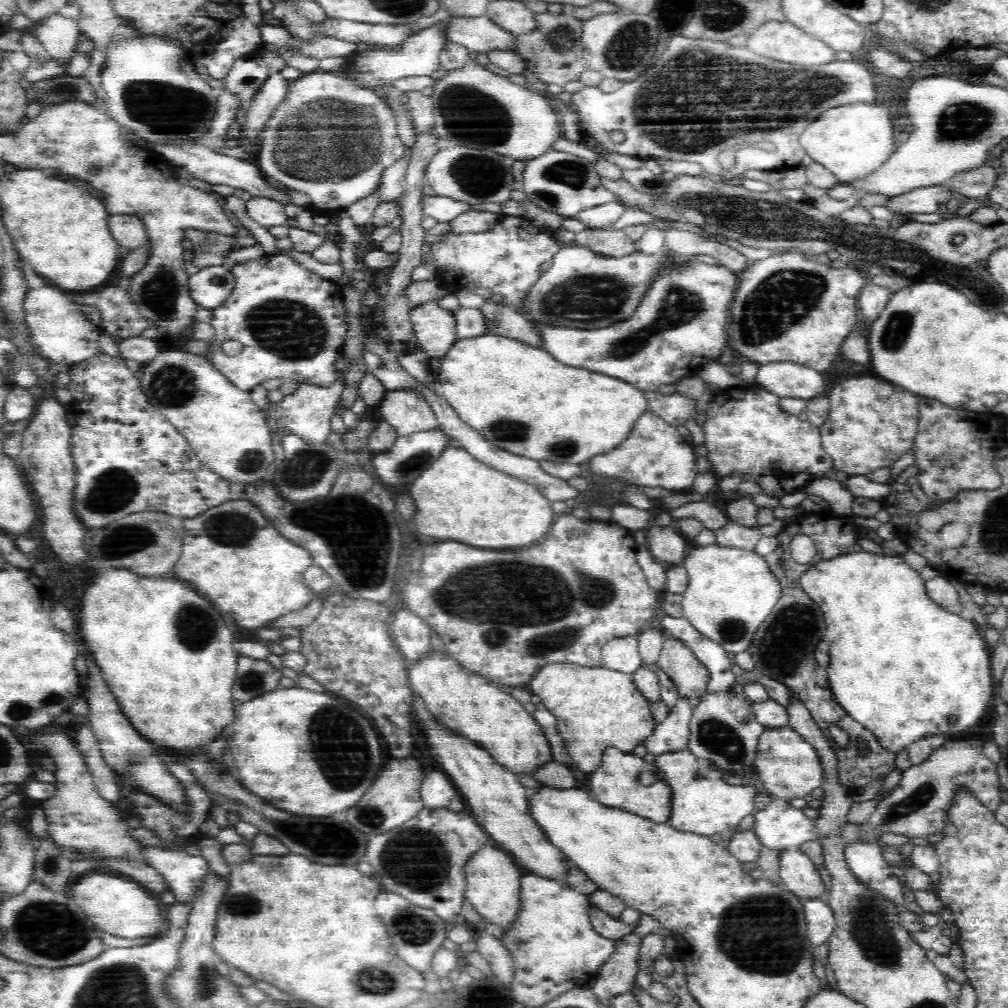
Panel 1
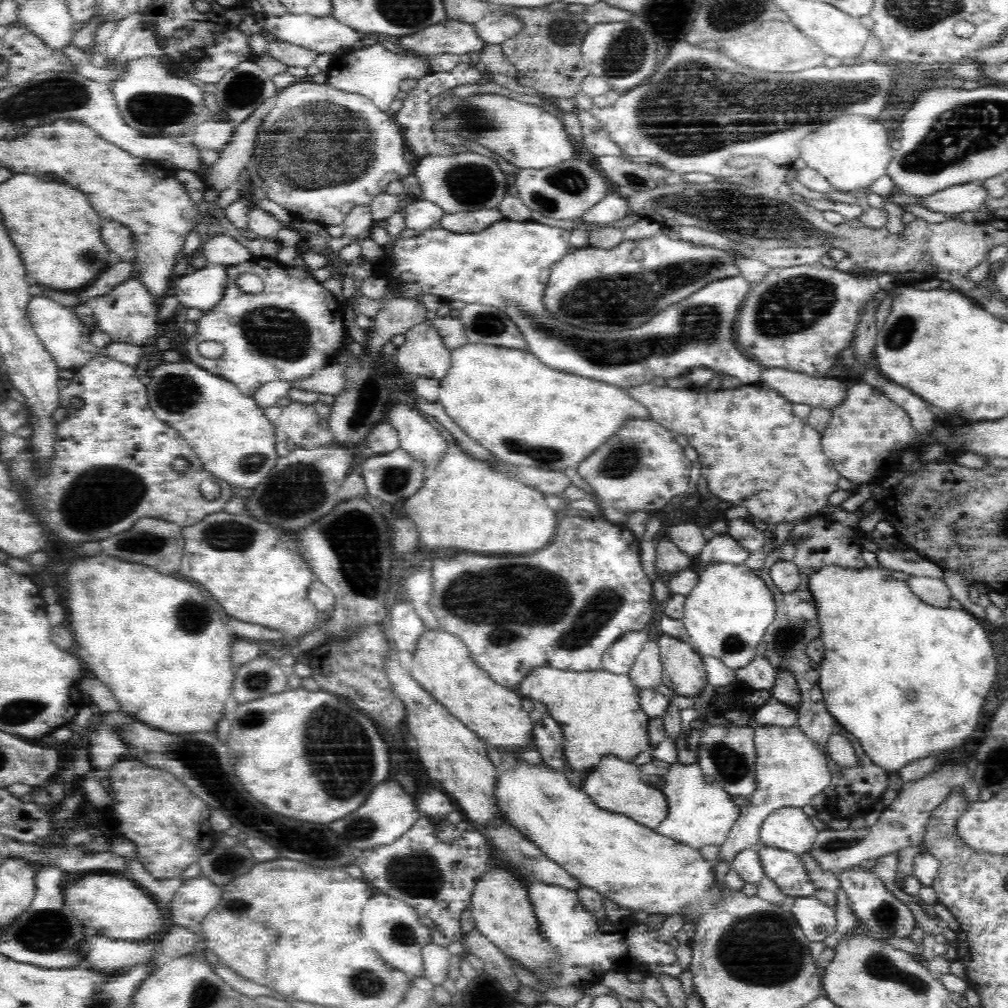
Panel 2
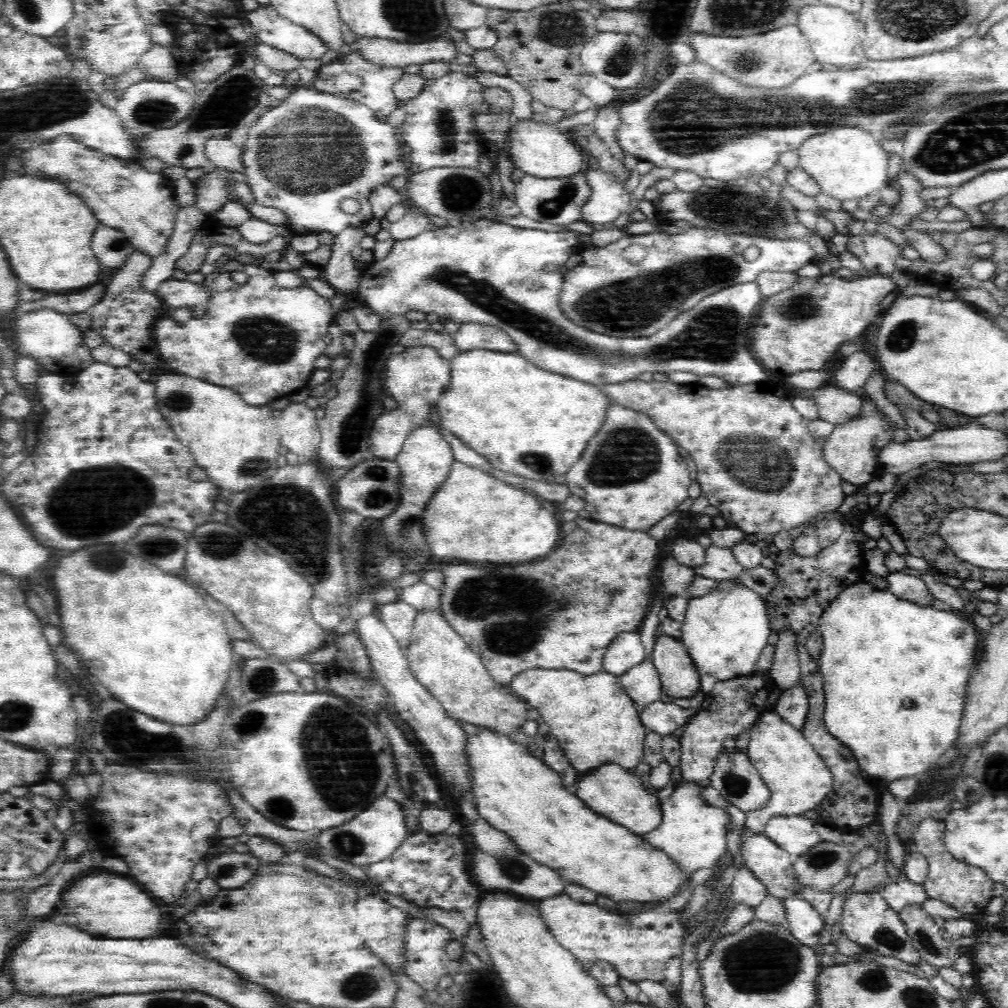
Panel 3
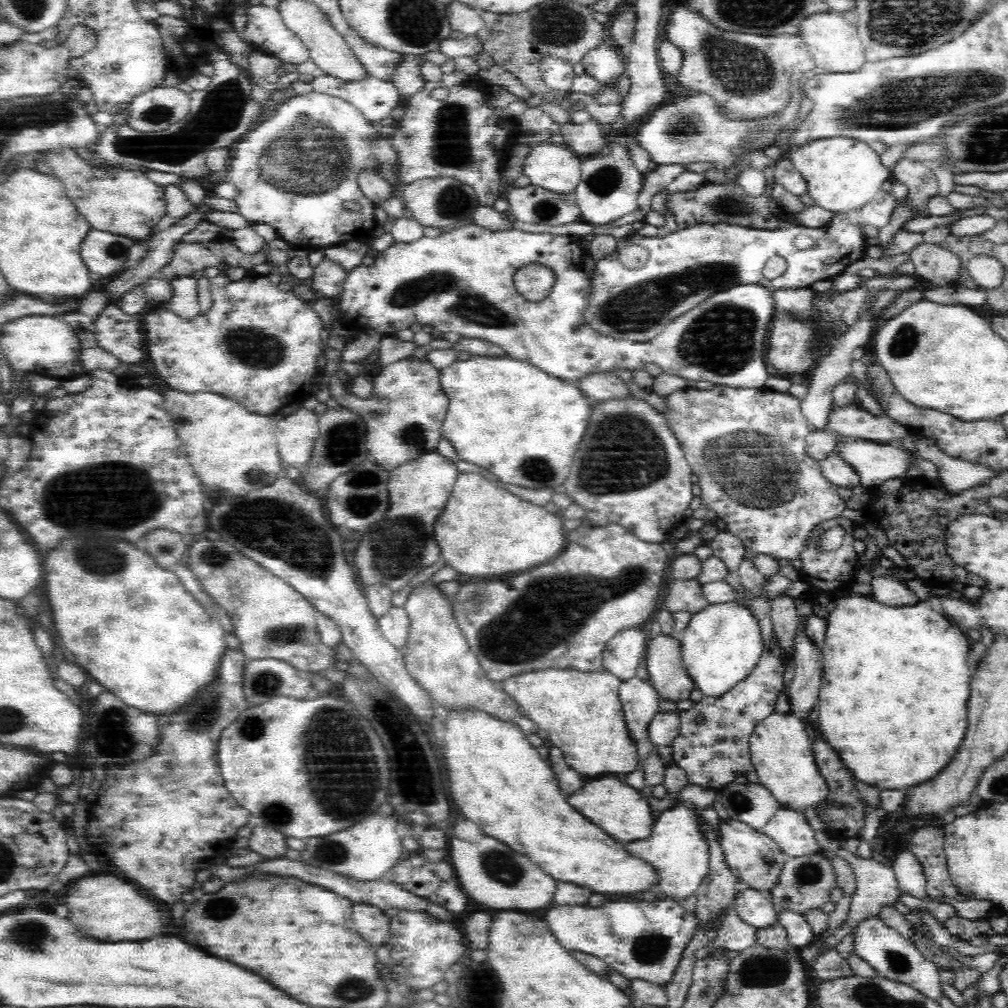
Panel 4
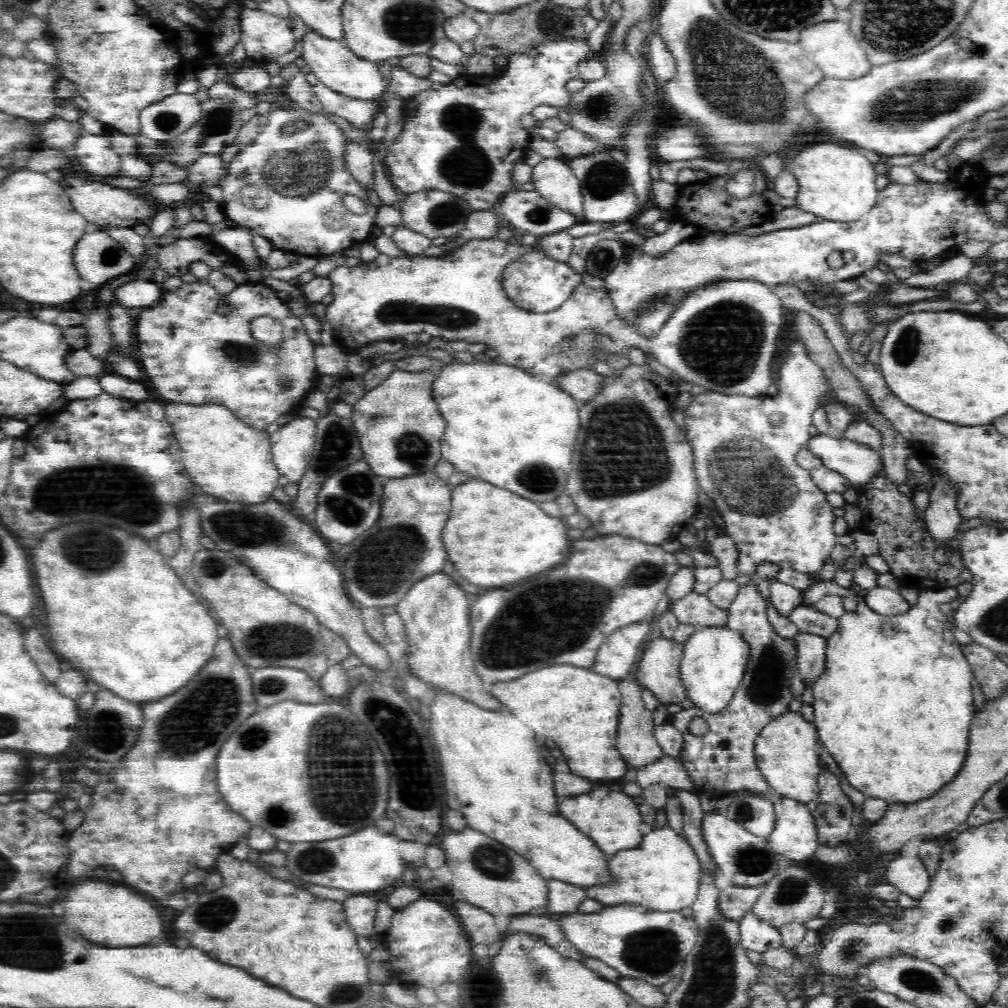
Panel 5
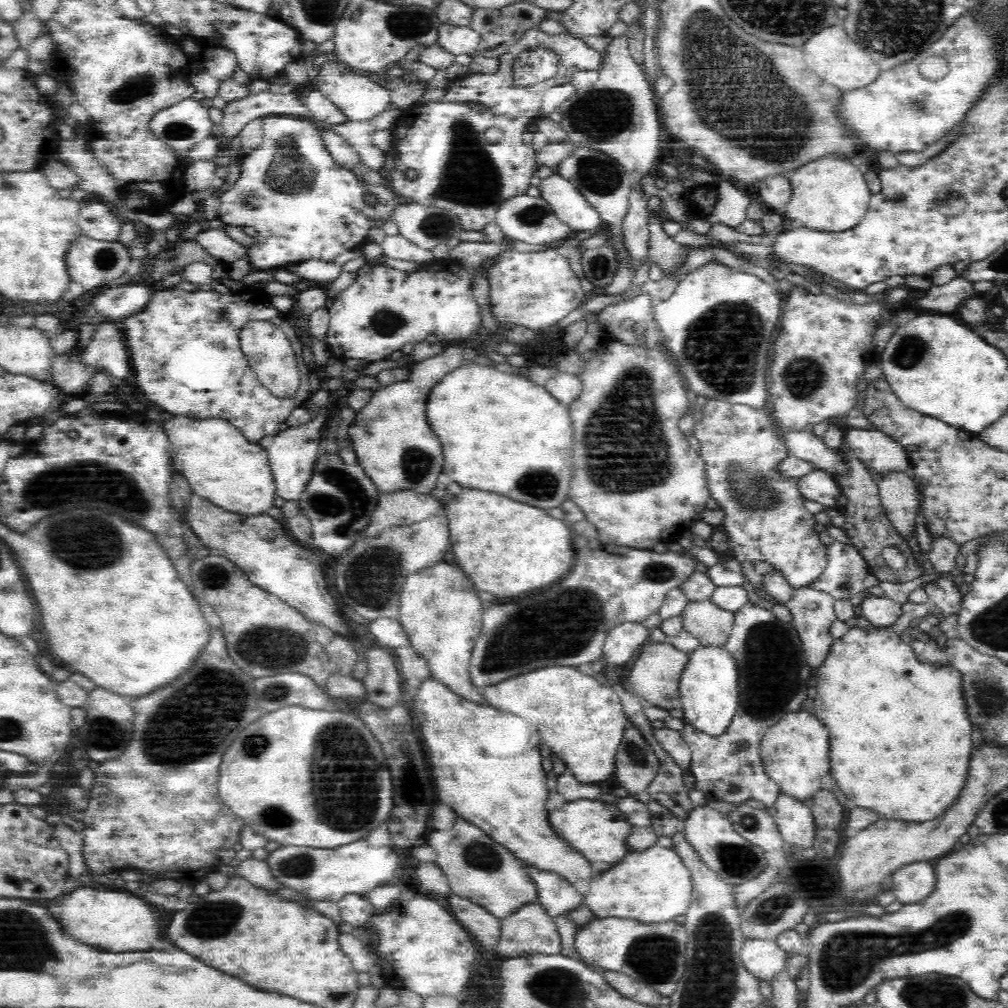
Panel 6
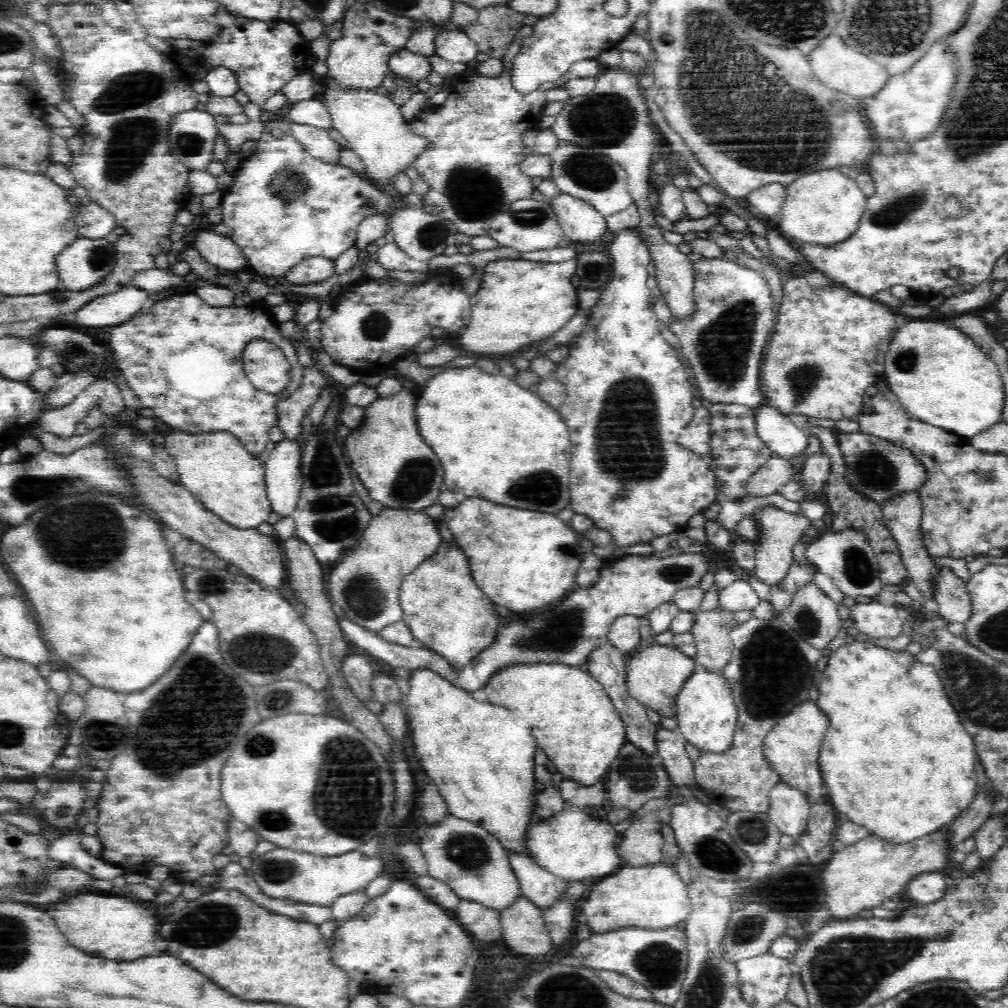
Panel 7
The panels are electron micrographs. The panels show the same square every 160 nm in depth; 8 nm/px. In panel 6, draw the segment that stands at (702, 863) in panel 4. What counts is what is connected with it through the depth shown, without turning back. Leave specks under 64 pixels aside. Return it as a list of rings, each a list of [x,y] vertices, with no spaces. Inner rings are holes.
[[[656,844],[642,853],[627,855],[624,860],[613,864],[610,869],[592,878],[582,903],[592,911],[595,918],[618,916],[634,918],[644,923],[660,923],[685,915],[690,908],[692,894],[693,880],[682,858],[675,850],[662,848]]]

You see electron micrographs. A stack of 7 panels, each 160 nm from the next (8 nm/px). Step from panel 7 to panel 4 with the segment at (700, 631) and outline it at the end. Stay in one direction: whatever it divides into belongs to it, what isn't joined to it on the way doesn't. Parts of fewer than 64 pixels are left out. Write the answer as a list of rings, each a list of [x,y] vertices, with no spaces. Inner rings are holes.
[[[697,579],[676,580],[670,584],[668,598],[661,608],[674,612],[689,612],[691,615],[699,609],[706,608],[709,600],[703,596],[702,585]]]

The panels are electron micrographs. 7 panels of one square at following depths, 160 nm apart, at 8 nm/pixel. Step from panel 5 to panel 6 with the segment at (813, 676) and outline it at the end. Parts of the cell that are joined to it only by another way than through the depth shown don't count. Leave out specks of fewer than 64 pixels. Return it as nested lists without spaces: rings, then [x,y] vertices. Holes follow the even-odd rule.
[[[803,587],[796,589],[794,596],[783,604],[791,612],[792,626],[802,641],[802,651],[806,653],[807,663],[814,670],[825,661],[835,641],[835,638],[830,634],[830,626],[837,619],[836,613],[834,613],[834,602],[835,598],[832,598],[826,592]]]

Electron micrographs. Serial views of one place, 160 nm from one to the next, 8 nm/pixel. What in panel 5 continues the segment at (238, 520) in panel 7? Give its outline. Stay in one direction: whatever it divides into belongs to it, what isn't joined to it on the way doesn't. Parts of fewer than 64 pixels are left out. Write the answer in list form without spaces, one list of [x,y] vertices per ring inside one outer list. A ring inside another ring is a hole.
[[[166,402],[166,420],[174,430],[174,438],[181,451],[181,459],[189,477],[194,482],[200,495],[212,495],[228,502],[244,504],[260,504],[268,500],[274,488],[278,485],[280,473],[273,463],[270,434],[265,429],[253,428],[240,417],[236,416],[225,405],[215,404],[182,404],[181,402]]]

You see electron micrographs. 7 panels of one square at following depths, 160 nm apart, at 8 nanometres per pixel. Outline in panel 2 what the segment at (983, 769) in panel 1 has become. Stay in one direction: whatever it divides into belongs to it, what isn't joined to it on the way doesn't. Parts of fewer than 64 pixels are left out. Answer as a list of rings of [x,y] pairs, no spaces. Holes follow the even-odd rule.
[[[942,766],[940,770],[932,770],[920,780],[904,783],[896,800],[881,812],[878,822],[871,828],[865,826],[857,831],[849,828],[820,831],[809,854],[814,861],[818,861],[822,871],[837,875],[848,868],[860,865],[865,860],[871,861],[886,854],[896,853],[902,848],[920,845],[925,839],[930,816],[956,788],[962,789],[962,795],[970,803],[980,801],[979,783],[972,780],[972,774],[966,766]]]

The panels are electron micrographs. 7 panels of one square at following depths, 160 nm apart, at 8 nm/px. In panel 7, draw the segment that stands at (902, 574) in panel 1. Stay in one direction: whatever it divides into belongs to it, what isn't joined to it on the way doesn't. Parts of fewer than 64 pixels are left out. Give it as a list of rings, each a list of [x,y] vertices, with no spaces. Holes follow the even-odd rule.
[[[846,643],[835,651],[829,652],[825,656],[825,662],[822,664],[820,675],[817,678],[817,688],[819,691],[816,704],[820,710],[830,718],[830,728],[826,732],[822,750],[820,750],[820,764],[822,764],[823,785],[828,789],[827,798],[838,811],[840,817],[854,824],[858,824],[870,835],[874,835],[882,840],[892,840],[893,844],[906,844],[907,841],[916,840],[919,837],[936,833],[944,826],[957,820],[963,811],[966,811],[970,804],[973,804],[977,796],[976,780],[976,753],[973,738],[970,738],[964,730],[964,726],[958,720],[958,714],[954,712],[948,693],[942,688],[940,676],[937,675],[936,669],[921,663],[916,656],[906,654],[906,651],[892,652],[880,646]]]

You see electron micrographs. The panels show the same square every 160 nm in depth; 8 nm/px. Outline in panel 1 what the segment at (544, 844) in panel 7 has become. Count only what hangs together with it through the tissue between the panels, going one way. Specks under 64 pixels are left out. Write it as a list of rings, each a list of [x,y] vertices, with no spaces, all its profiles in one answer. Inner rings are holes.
[[[610,746],[606,748],[603,754],[604,762],[594,771],[590,778],[590,795],[602,805],[614,808],[621,808],[631,814],[642,816],[652,820],[654,823],[663,824],[670,820],[672,814],[672,790],[666,781],[656,781],[652,786],[640,786],[638,776],[641,770],[649,768],[649,765],[643,758],[637,757],[632,752],[624,754],[624,751]]]

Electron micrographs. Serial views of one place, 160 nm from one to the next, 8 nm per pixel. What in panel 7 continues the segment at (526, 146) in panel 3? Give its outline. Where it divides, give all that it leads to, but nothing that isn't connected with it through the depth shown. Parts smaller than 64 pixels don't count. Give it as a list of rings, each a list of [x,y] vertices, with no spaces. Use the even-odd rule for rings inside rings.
[[[566,192],[549,201],[556,213],[564,238],[571,242],[600,242],[607,231],[607,220],[589,202]]]

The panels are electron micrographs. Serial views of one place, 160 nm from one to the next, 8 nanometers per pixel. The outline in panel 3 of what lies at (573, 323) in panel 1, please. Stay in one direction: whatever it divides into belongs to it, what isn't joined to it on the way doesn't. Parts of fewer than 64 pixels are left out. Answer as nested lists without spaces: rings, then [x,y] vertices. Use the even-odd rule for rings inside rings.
[[[690,227],[689,230],[680,231],[678,234],[670,234],[662,231],[654,231],[650,234],[639,234],[639,235],[624,235],[620,240],[616,242],[607,244],[606,246],[600,247],[586,247],[584,248],[584,260],[578,268],[574,270],[568,270],[568,276],[563,278],[562,276],[562,288],[559,289],[558,302],[559,307],[562,309],[562,313],[571,321],[574,322],[577,326],[582,328],[587,328],[591,332],[607,335],[613,338],[639,338],[639,337],[648,337],[653,336],[656,332],[659,332],[660,329],[666,327],[672,320],[675,320],[680,313],[687,312],[699,304],[702,298],[710,296],[711,293],[718,292],[722,288],[728,288],[728,286],[734,286],[737,284],[744,284],[744,282],[755,282],[758,274],[760,272],[772,272],[772,270],[779,270],[780,272],[794,272],[797,273],[802,266],[806,266],[808,262],[815,262],[815,252],[814,249],[810,246],[810,243],[806,239],[771,239],[768,237],[752,236],[752,235],[743,235],[740,233],[728,233],[722,232],[720,230],[712,228],[700,228],[700,227]],[[632,244],[642,244],[646,248],[646,258],[638,264],[632,264],[630,260],[626,260],[622,254],[628,246]],[[748,248],[758,248],[760,254],[756,256],[755,260],[751,262],[744,258],[744,252]]]

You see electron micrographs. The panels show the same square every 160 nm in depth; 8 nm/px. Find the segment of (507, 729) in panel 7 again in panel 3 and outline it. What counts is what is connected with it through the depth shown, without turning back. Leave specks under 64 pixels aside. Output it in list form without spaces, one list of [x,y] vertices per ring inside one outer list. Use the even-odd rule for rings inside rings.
[[[488,727],[480,728],[480,731],[476,732],[476,734],[467,734],[465,742],[465,758],[467,758],[467,766],[469,766],[469,775],[472,782],[472,789],[470,789],[470,793],[472,793],[472,802],[474,802],[474,806],[480,817],[483,817],[488,825],[507,834],[516,844],[518,844],[518,849],[520,849],[521,853],[526,852],[530,858],[538,860],[540,864],[546,864],[546,866],[558,870],[558,874],[569,883],[574,882],[574,884],[580,884],[580,886],[589,888],[594,892],[604,894],[604,896],[608,896],[616,902],[619,902],[620,900],[652,902],[652,900],[666,900],[666,898],[674,896],[674,894],[678,892],[678,888],[690,880],[688,874],[684,876],[686,870],[682,869],[681,866],[678,866],[677,862],[674,862],[669,854],[662,852],[662,850],[654,849],[654,846],[649,844],[640,833],[630,832],[627,827],[610,821],[608,817],[602,817],[601,814],[594,812],[592,808],[586,807],[586,803],[584,803],[584,801],[580,802],[574,794],[568,794],[566,788],[564,788],[562,782],[560,782],[560,776],[556,776],[556,772],[552,772],[552,770],[548,768],[548,765],[544,764],[542,759],[534,757],[524,743],[519,744],[508,734],[503,735],[502,733],[496,733],[496,731],[488,729]]]

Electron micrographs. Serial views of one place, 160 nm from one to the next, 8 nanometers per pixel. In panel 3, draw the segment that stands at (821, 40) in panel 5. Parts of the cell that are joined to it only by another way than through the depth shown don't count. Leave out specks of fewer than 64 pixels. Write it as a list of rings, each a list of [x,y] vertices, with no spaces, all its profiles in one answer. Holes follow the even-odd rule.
[[[819,2],[816,5],[802,6],[798,12],[798,28],[811,43],[817,57],[828,67],[855,66],[864,60],[862,40],[858,38],[857,14],[846,12],[842,8]]]

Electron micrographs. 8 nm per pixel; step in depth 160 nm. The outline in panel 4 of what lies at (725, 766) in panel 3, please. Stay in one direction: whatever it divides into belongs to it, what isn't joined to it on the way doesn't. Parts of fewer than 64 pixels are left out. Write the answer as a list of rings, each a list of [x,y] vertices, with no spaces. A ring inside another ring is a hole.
[[[734,780],[720,788],[718,793],[730,819],[744,822],[758,830],[762,830],[781,807],[770,790],[762,784],[747,782],[740,785]]]

